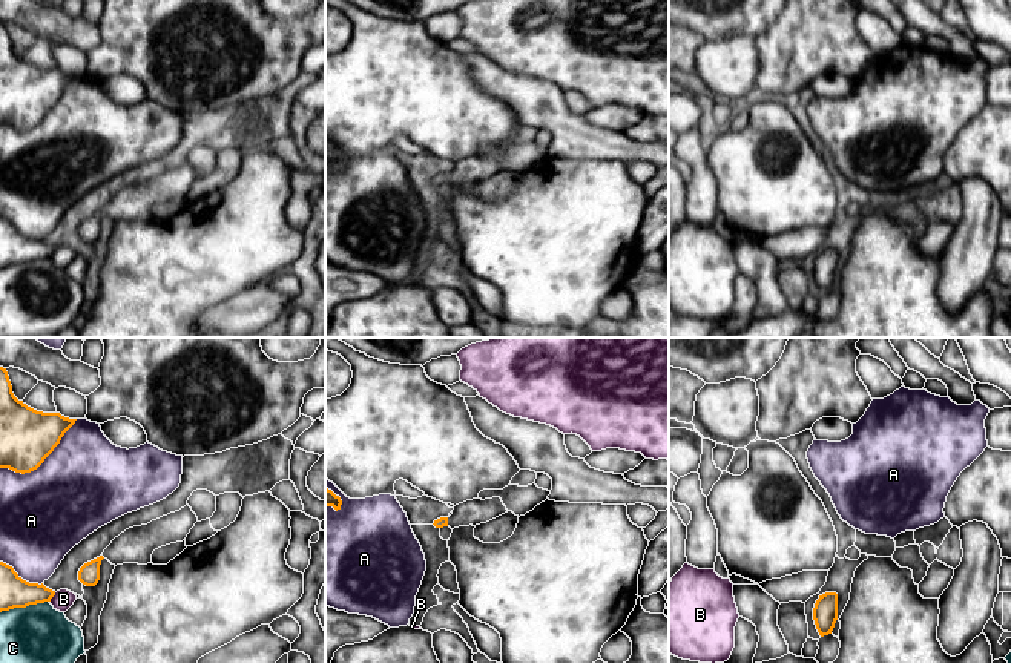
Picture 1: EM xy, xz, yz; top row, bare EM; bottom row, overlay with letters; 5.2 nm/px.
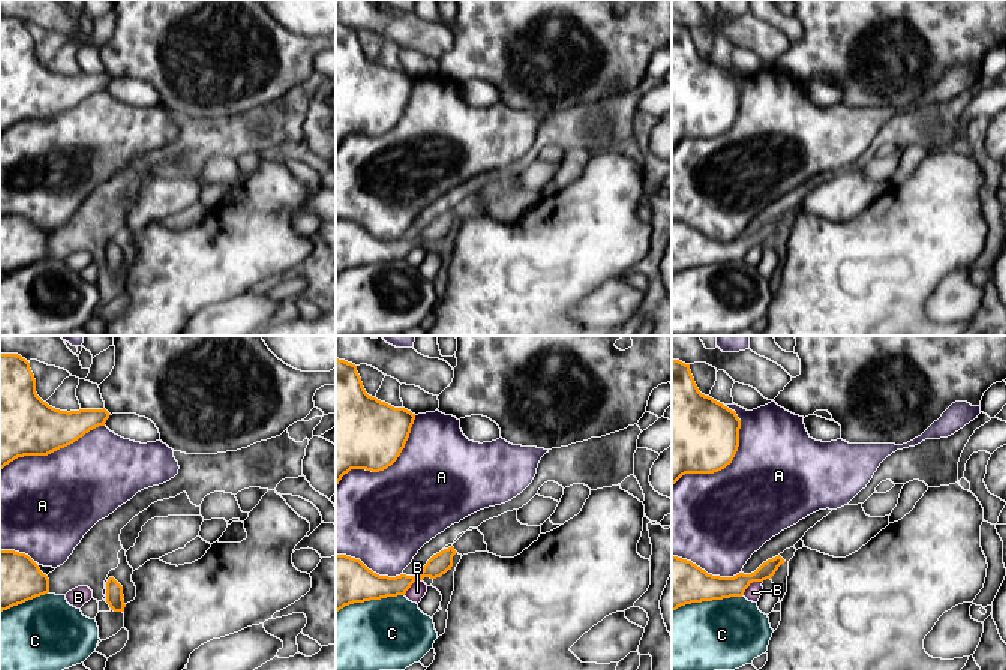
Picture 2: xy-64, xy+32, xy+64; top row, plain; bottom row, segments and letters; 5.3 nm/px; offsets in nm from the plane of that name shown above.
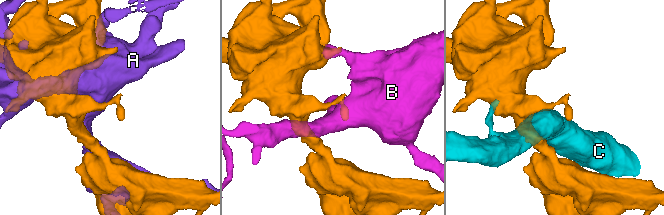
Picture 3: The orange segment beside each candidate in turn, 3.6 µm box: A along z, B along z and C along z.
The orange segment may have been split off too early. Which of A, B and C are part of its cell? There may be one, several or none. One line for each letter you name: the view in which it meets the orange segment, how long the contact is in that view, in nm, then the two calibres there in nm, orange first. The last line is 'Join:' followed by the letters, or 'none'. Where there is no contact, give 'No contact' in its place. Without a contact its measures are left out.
Join: none

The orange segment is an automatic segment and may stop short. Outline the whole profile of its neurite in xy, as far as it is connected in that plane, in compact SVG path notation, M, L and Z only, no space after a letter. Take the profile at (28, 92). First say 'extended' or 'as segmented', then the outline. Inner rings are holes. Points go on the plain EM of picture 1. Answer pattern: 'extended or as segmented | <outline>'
as segmented | M0 23L0 124L21 130L37 126L75 77L60 69L37 68L18 57L12 49L6 25Z

